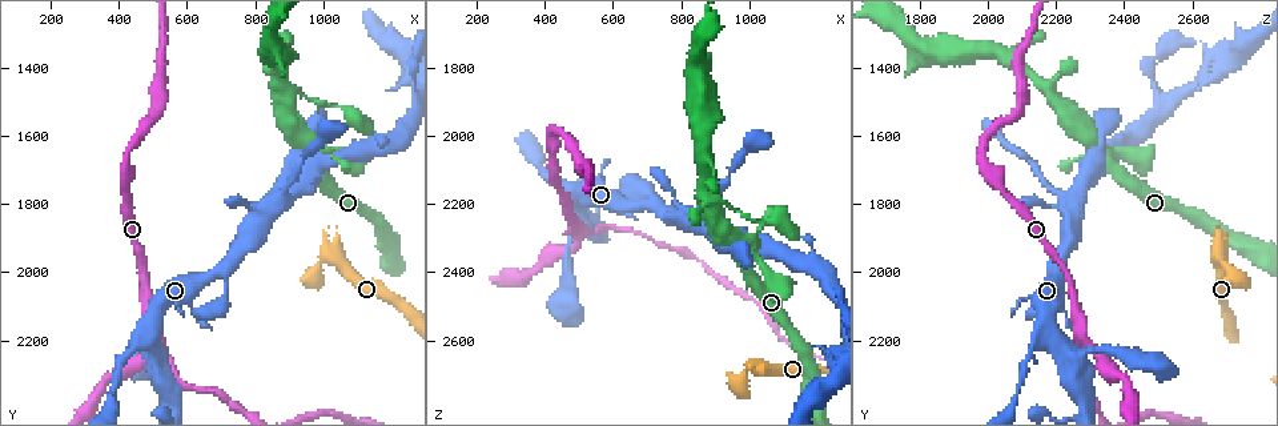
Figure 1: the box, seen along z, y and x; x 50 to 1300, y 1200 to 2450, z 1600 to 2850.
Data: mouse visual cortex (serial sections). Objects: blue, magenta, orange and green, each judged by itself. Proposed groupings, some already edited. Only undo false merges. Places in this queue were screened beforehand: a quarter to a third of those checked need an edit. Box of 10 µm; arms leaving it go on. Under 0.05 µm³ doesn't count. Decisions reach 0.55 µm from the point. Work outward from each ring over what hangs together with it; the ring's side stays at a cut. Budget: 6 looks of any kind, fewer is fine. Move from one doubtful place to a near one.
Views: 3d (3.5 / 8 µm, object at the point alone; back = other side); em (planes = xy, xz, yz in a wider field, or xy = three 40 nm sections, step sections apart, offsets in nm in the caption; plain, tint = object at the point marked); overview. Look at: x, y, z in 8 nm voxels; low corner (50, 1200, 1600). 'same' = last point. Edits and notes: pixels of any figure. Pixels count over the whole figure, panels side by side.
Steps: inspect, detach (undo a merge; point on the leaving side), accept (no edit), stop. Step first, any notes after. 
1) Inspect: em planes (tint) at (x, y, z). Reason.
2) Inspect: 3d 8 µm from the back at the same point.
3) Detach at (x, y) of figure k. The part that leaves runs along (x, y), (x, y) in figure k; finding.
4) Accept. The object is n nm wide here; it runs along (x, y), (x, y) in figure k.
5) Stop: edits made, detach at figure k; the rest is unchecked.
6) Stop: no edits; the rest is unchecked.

Inspect: 3d 8 µm at (980, 1680, 2360). Looks like a crossing.

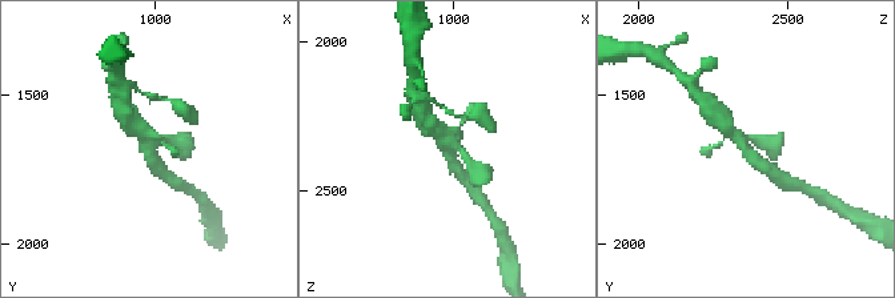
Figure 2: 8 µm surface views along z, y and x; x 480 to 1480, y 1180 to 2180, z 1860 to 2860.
Inspect: 3d 3.5 µm at the same point. Zoom in.

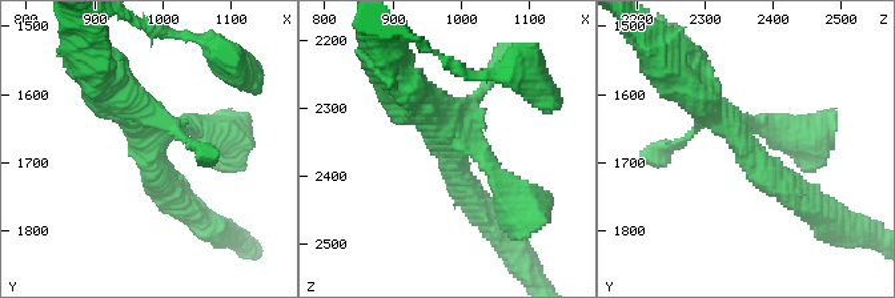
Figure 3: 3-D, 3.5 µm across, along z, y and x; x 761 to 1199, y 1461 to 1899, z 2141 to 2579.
Inspect: em xy step 1 (tint) at (980, 1665, 2355). 4 arms meet here; the arms are 200, 200, 350, 450 nm wide.

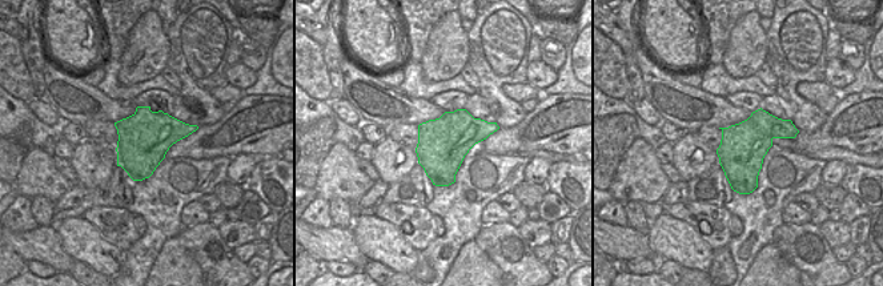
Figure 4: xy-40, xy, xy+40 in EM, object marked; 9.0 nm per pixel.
Accept. It runs along (802, 200), (767, 174), (689, 85) in figure 3; continuous, no second cell.

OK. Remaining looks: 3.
Inspect: 3d 3.5 µm at (990, 1970, 2700). Thin neck.

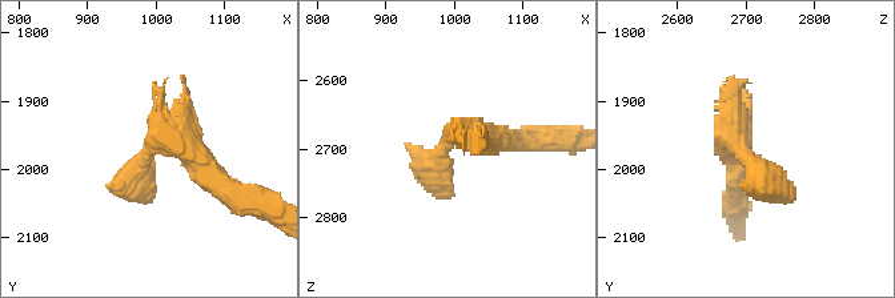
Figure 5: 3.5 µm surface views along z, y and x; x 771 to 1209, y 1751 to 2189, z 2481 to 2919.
Accept. It runs along (516, 140), (450, 140), (446, 198) in figure 5; continuous, no second cell.

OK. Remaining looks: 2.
Inspect: 3d 3.5 µm at (710, 2080, 2170). Thick turns thin.

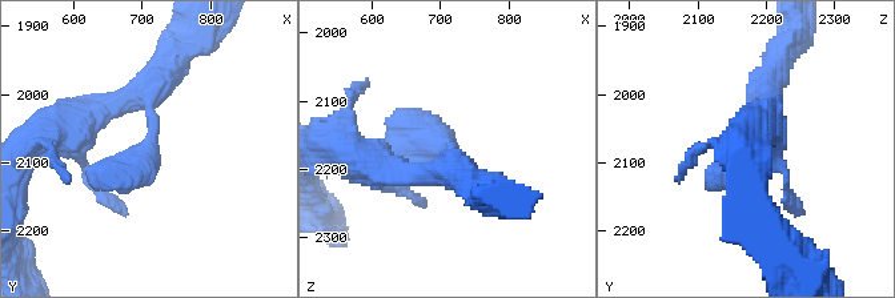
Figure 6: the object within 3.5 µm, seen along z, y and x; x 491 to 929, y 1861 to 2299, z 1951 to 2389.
Accept. It runs along (135, 95), (151, 87), (147, 152), (85, 176) in figure 6; one cell here.

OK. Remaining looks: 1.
Stop: no edits; the rest is unchecked.

